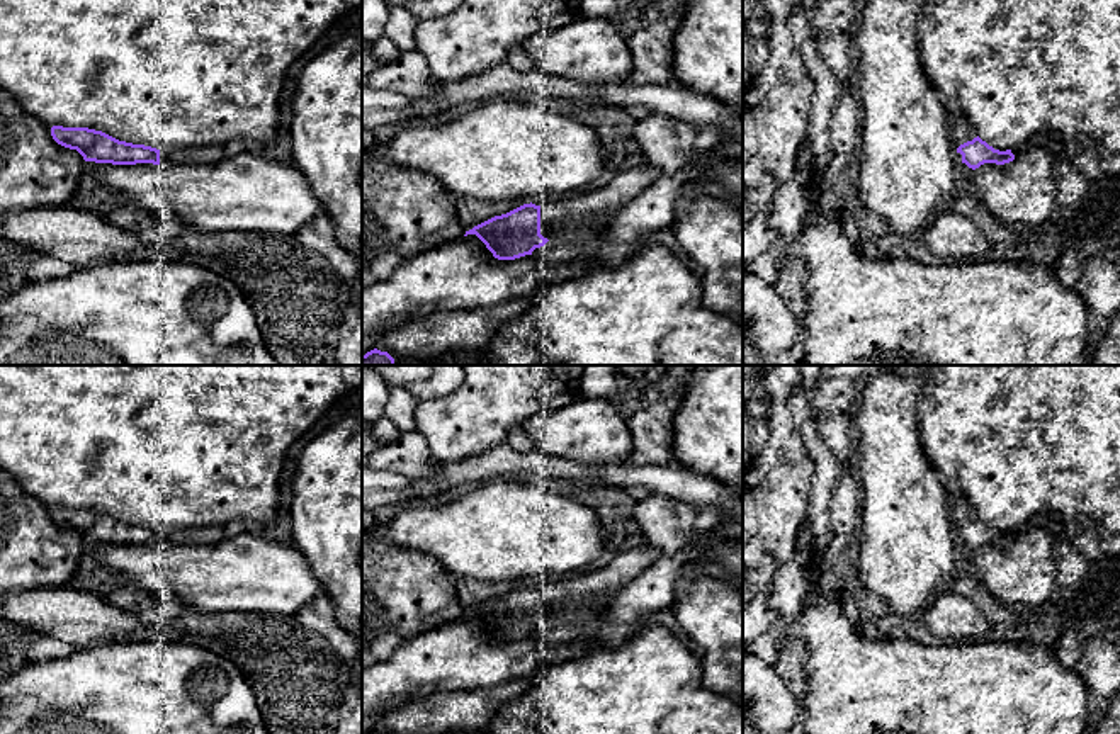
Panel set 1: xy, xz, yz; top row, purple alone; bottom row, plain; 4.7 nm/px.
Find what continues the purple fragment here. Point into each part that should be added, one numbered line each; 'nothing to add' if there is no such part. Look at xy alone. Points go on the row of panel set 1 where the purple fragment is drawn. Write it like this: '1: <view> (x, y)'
1: xy (209, 153)

